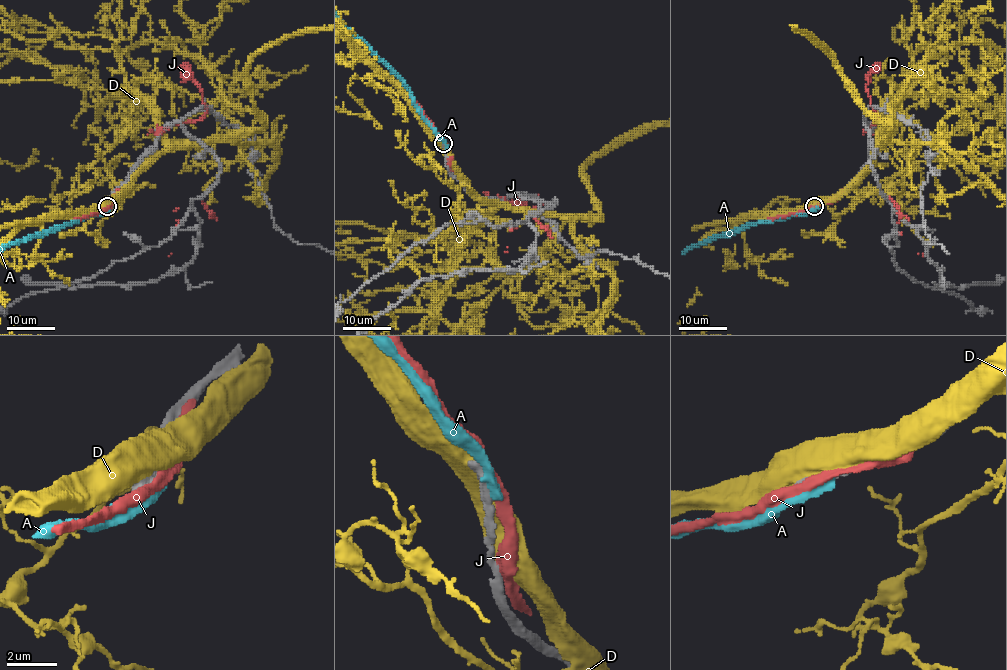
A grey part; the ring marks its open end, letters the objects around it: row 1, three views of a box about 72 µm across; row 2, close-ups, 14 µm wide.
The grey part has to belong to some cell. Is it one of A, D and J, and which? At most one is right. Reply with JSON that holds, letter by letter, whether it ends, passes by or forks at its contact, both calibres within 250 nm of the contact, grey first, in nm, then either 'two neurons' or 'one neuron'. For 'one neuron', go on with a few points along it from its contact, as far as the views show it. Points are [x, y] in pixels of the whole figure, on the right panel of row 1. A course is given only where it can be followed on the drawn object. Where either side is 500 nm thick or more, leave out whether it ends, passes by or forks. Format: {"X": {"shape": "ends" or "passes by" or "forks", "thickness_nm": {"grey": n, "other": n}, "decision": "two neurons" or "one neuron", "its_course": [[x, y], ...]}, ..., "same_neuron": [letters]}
{"A": {"thickness_nm": {"grey": 550, "other": 500}, "decision": "two neurons"}, "D": {"thickness_nm": {"grey": 550, "other": 850}, "decision": "two neurons"}, "J": {"thickness_nm": {"grey": 550, "other": 300}, "decision": "two neurons"}, "same_neuron": []}

